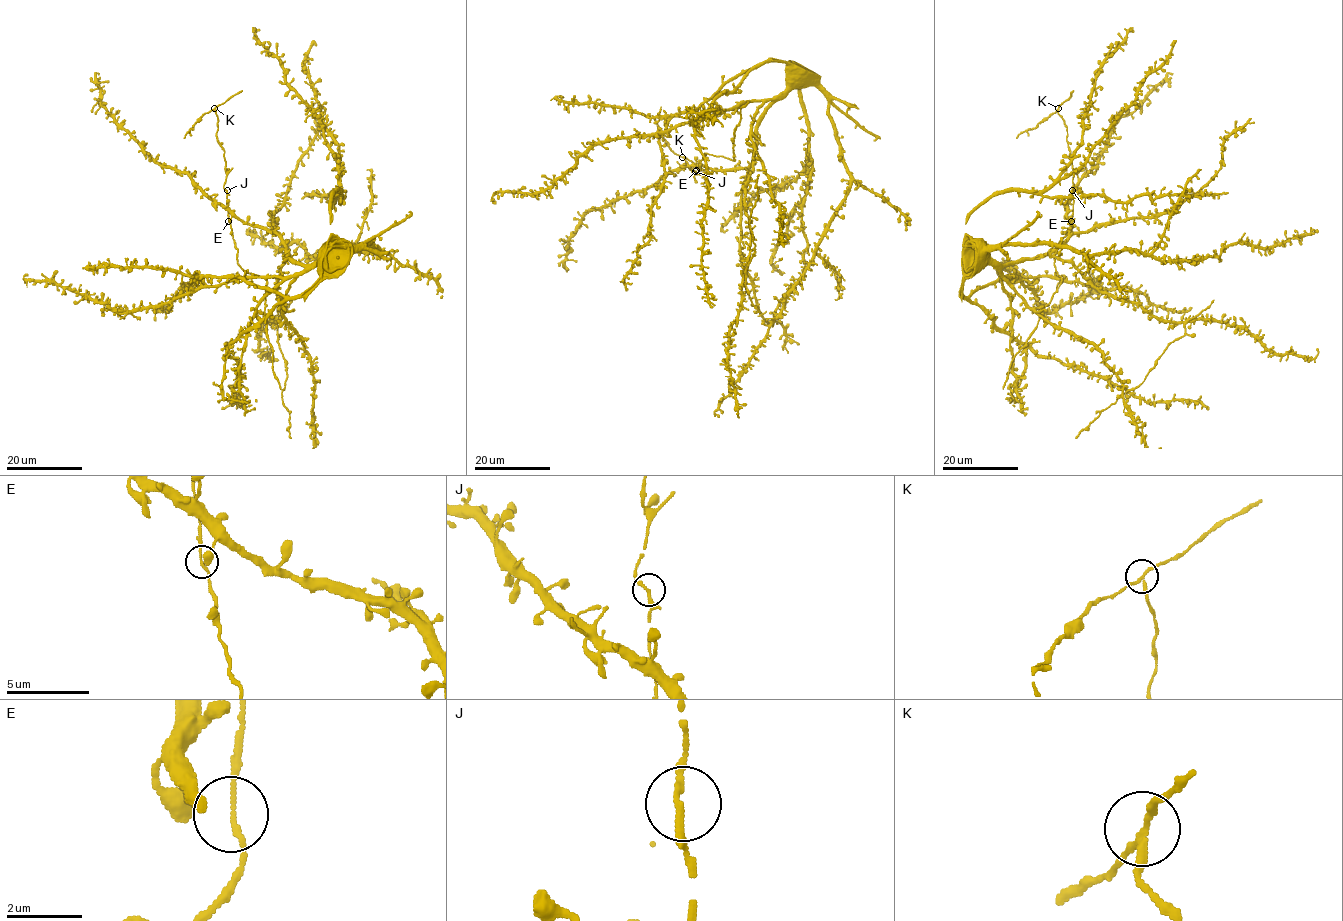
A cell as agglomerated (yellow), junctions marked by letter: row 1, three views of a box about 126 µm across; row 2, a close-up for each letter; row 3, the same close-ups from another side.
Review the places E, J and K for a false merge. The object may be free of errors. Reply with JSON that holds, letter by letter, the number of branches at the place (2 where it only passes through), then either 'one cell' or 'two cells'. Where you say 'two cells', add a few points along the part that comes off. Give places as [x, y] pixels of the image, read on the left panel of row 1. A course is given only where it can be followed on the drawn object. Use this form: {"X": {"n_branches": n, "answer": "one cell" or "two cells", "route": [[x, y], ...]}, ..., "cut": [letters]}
{"E": {"n_branches": 3, "answer": "one cell"}, "J": {"n_branches": 3, "answer": "one cell"}, "K": {"n_branches": 3, "answer": "two cells", "route": [[214, 108], [200, 118], [184, 138]]}, "cut": ["K"]}

